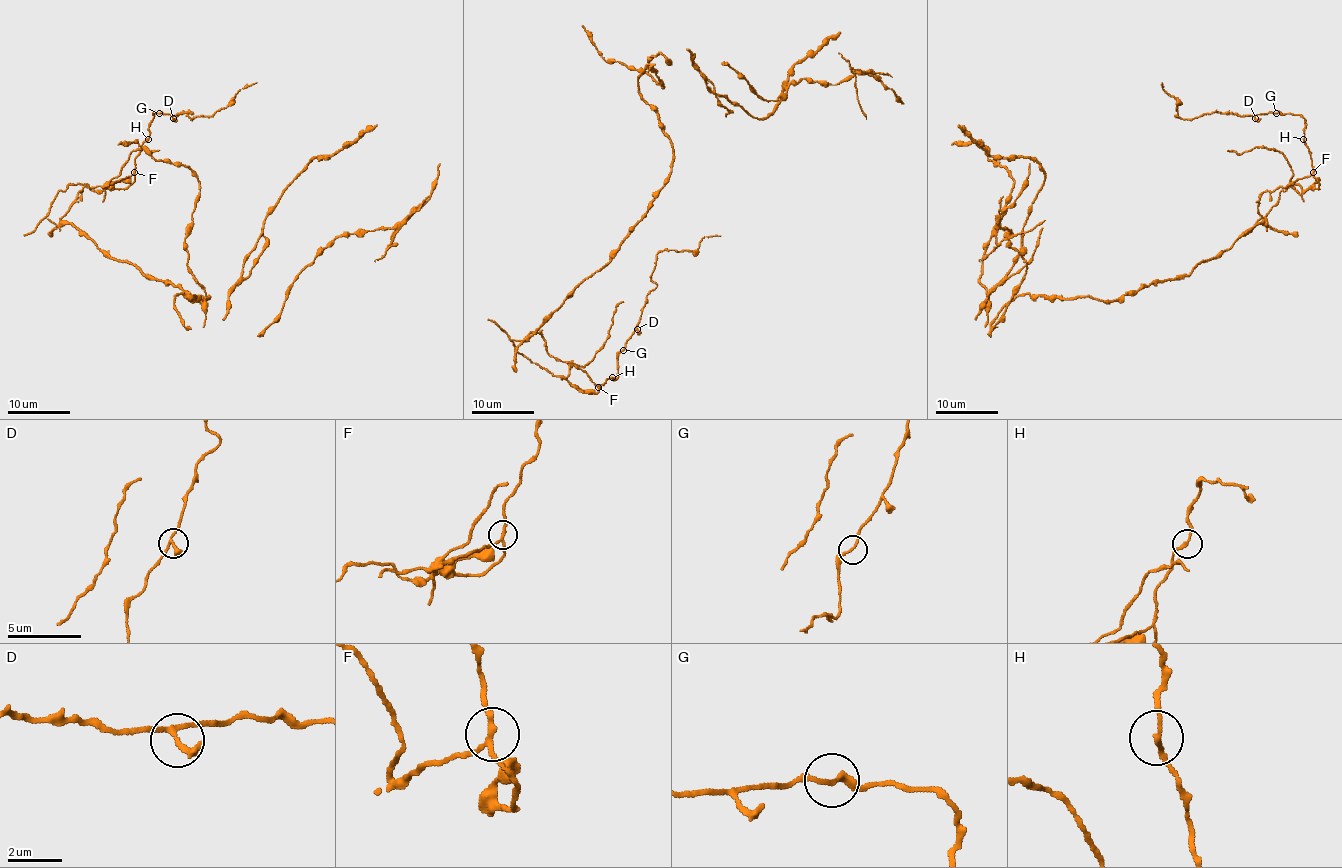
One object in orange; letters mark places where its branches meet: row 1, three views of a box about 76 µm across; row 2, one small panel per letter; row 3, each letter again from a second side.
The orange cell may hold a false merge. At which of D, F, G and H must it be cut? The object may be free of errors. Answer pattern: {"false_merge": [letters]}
{"false_merge": ["F"]}

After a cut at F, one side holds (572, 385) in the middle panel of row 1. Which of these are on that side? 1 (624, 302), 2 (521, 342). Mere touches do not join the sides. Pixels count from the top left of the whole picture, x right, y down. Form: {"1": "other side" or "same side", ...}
{"1": "other side", "2": "other side"}

